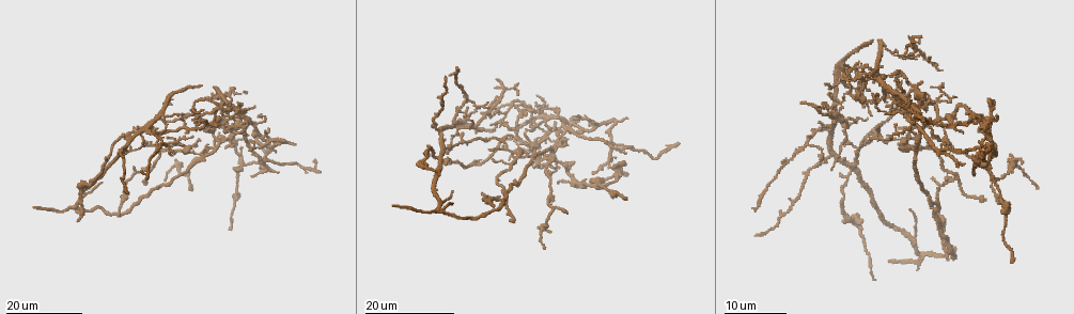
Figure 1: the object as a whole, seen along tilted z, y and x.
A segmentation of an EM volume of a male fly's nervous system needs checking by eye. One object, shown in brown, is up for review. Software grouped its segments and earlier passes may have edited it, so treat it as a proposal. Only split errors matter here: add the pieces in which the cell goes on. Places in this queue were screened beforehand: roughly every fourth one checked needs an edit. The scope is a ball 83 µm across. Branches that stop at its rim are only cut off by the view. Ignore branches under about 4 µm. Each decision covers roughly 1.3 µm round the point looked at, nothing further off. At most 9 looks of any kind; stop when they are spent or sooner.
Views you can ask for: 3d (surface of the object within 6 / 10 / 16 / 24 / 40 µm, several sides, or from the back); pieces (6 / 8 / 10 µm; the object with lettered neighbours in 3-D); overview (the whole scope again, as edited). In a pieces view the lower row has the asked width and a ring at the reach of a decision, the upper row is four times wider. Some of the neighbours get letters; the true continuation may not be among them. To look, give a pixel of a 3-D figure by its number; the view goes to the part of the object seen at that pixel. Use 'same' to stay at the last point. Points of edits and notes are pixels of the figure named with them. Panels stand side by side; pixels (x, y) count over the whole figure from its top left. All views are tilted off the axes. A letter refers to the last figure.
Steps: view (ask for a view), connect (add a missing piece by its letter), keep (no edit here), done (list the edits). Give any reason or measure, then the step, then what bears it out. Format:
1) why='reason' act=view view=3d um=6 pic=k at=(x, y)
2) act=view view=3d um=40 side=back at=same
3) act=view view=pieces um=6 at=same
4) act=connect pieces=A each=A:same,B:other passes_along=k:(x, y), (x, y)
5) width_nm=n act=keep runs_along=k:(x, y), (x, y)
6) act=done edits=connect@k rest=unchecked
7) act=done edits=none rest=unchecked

why='branch stops here' act=view view=3d um=16 pic=1 at=(490, 150)

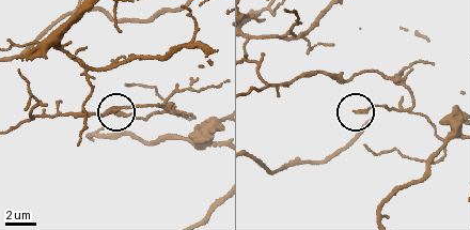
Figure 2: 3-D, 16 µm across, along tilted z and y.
act=view view=pieces um=10 pic=2 at=(353, 111)

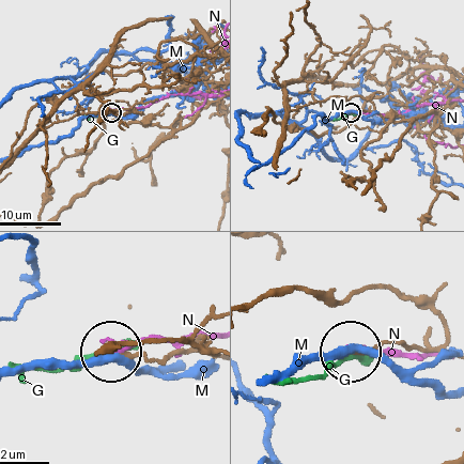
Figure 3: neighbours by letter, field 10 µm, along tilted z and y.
width_nm=200 act=keep each=G:other,M:other,N:other runs_along=3:(321, 101), (361, 96), (373, 106), (369, 111), (351, 111) found='no lettered piece goes on from it'

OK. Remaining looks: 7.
why='thin end' act=view view=3d um=16 pic=1 at=(837, 101)

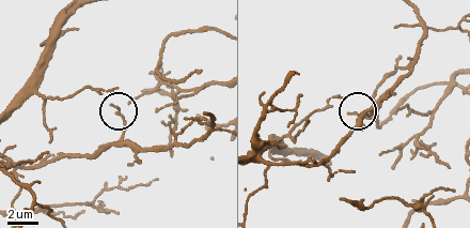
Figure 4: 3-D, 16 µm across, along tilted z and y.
act=view view=3d um=10 pic=4 at=(350, 113)

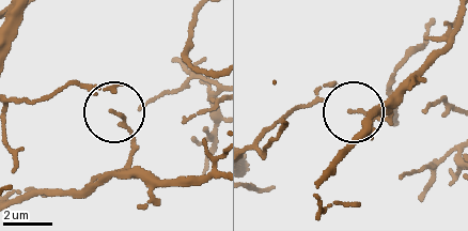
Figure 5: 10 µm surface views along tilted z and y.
act=view view=pieces um=10 pic=5 at=(349, 112)

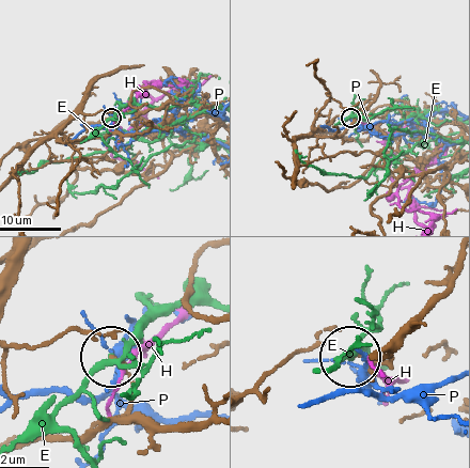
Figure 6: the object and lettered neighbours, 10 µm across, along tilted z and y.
act=keep each=E:other,H:other,P:other runs_along=6:(34, 150), (59, 134), (105, 136), (111, 118) found='none of them fits'

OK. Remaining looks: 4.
why='an open end' act=view view=3d um=24 pic=1 at=(857, 119)

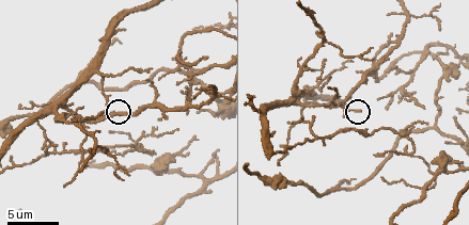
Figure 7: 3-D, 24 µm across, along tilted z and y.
act=view view=pieces um=8 pic=7 at=(361, 111)

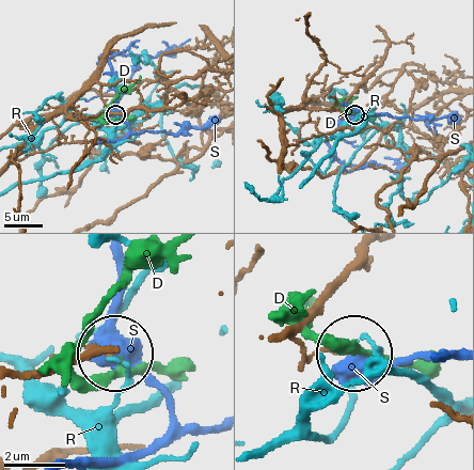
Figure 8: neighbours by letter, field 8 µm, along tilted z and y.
act=keep each=D:other,R:other,S:other found='no lettered piece goes on from it'

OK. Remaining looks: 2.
why='free end' act=view view=3d um=16 pic=1 at=(1039, 185)

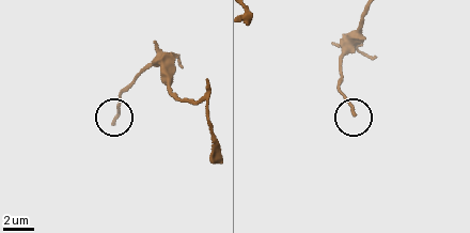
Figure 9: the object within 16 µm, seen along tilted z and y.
act=view view=pieces um=6 pic=9 at=(112, 123)

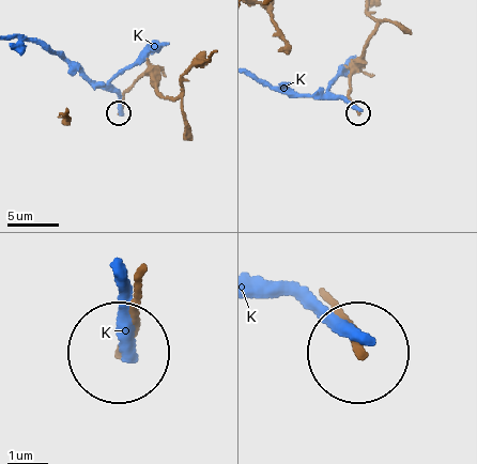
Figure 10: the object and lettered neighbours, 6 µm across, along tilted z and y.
width_nm=190 act=keep each=K:other runs_along=10:(212, 52), (185, 73), (174, 97), (147, 76), (118, 111) found='none of them fits'

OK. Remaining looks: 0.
act=done edits=none rest=unchecked

